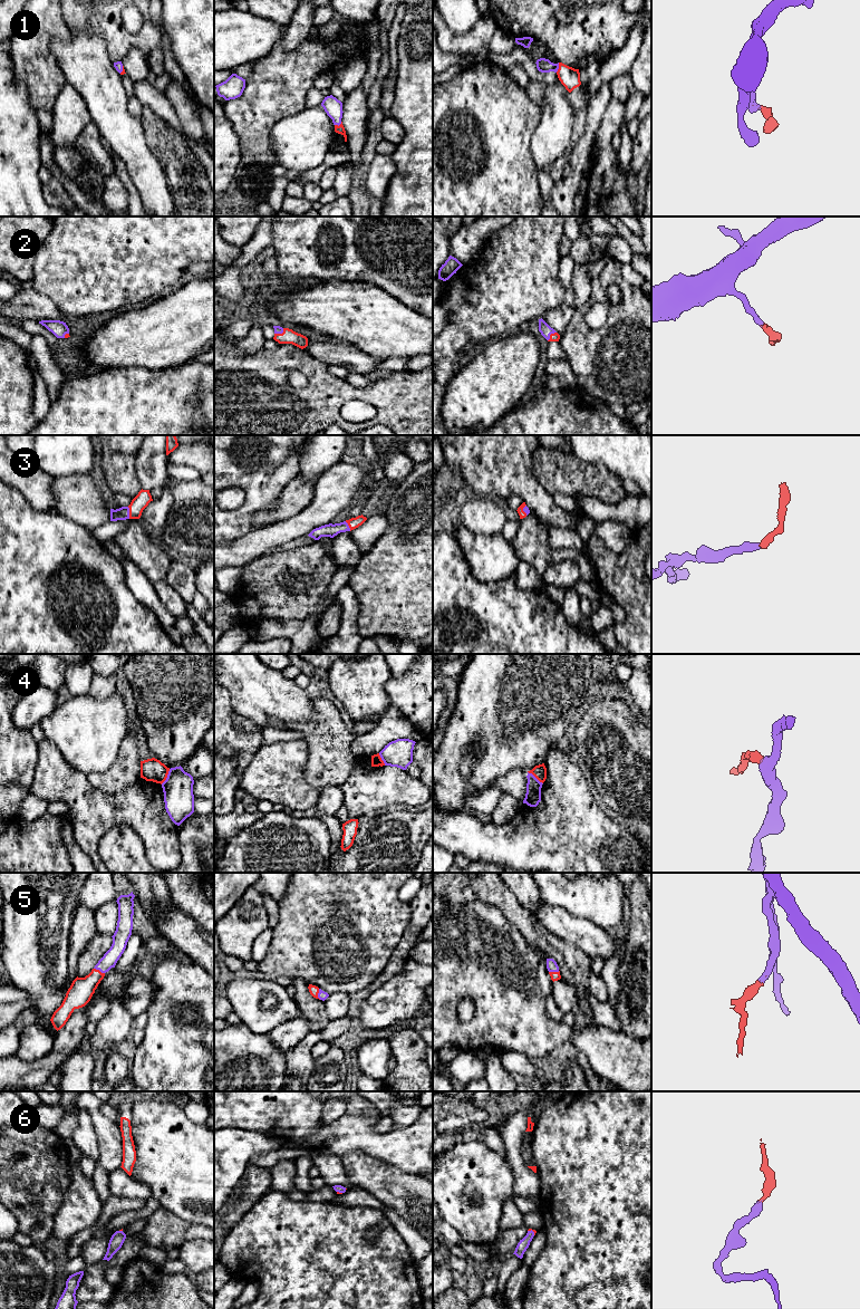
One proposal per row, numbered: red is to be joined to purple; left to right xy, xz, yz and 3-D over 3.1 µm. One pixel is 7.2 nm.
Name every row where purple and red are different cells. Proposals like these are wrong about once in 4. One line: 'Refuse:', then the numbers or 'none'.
Refuse: 4

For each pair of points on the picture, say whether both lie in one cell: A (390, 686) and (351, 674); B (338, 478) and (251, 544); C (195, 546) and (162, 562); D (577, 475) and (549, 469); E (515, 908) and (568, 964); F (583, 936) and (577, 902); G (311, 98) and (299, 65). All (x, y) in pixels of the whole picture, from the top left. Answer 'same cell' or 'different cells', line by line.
A: different cells
B: same cell
C: different cells
D: same cell
E: same cell
F: different cells
G: different cells

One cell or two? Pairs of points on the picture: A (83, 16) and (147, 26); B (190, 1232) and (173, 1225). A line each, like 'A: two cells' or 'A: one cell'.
A: one cell
B: one cell

